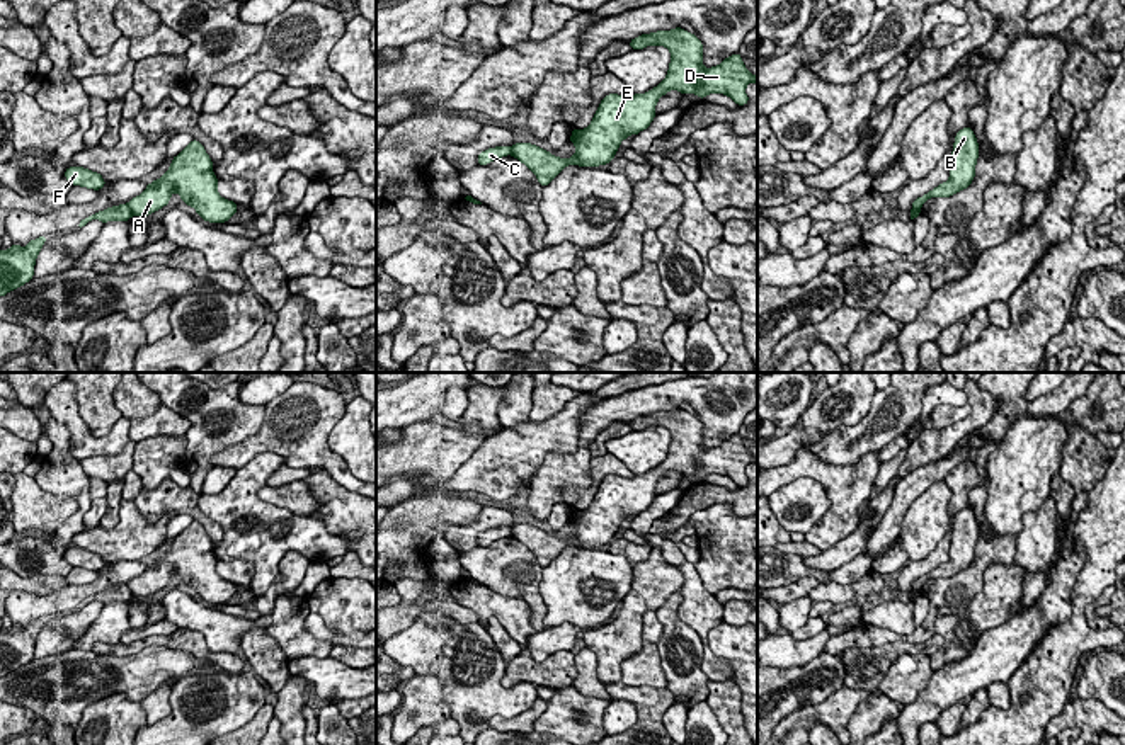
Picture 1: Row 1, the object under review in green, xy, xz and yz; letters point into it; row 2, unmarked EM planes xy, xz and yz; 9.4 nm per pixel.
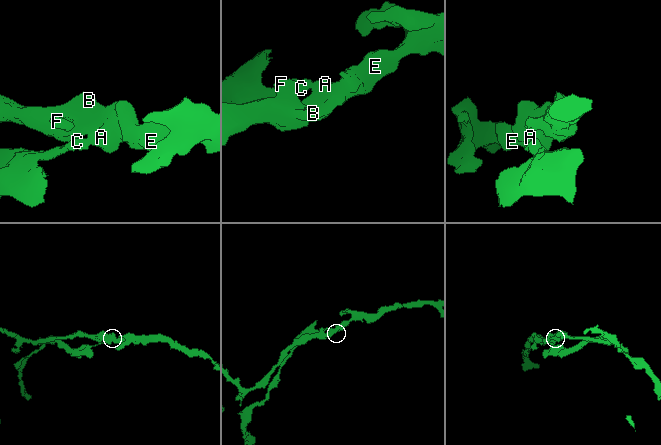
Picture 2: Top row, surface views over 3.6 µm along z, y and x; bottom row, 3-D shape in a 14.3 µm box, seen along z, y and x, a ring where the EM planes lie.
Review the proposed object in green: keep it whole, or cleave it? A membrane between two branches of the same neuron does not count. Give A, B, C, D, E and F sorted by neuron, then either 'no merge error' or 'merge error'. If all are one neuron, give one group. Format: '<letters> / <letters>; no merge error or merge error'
A B D E F / C; merge error

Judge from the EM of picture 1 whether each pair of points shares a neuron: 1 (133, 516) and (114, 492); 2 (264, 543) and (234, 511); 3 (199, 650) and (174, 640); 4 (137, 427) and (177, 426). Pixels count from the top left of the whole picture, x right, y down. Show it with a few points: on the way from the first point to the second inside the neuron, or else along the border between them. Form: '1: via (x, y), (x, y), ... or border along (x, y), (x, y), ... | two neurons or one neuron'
1: border along (121, 499), (118, 521), (111, 528), (101, 528) | two neurons
2: via (254, 533), (247, 533), (242, 521) | one neuron
3: via (193, 643), (181, 640) | one neuron
4: via (147, 427), (167, 426) | one neuron

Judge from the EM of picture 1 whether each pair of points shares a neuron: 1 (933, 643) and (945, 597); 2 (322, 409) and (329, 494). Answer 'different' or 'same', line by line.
1: different
2: different

